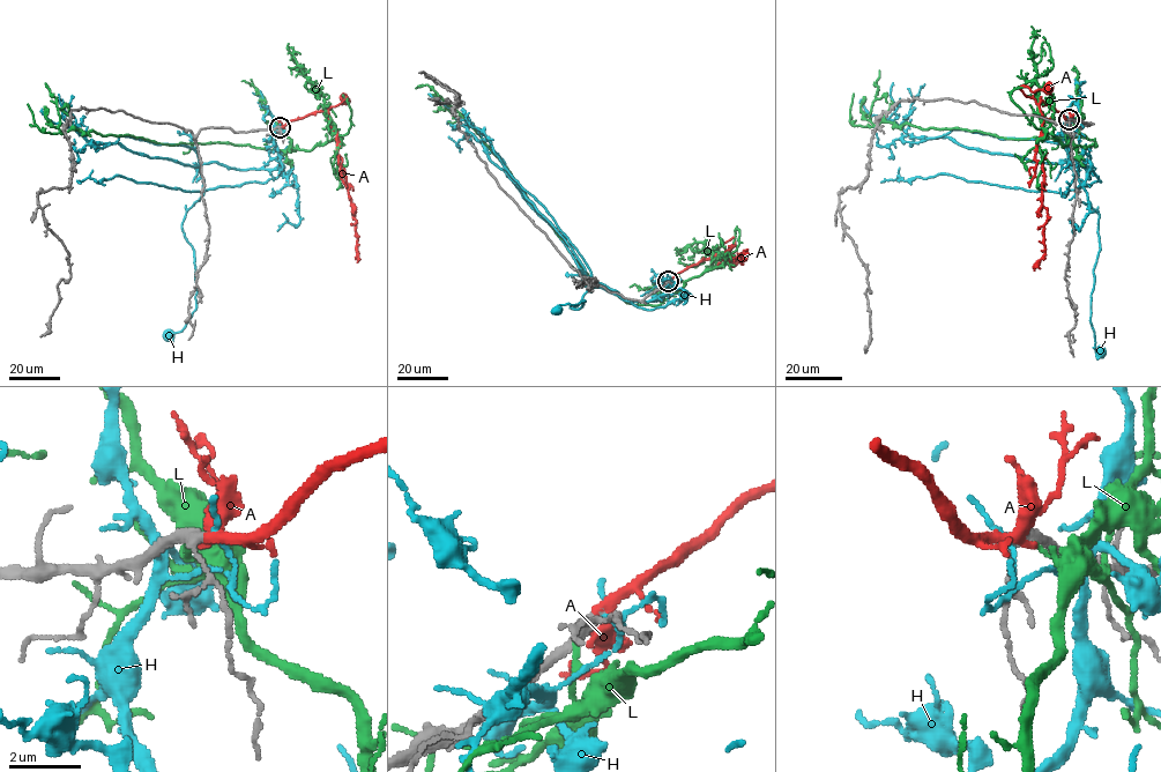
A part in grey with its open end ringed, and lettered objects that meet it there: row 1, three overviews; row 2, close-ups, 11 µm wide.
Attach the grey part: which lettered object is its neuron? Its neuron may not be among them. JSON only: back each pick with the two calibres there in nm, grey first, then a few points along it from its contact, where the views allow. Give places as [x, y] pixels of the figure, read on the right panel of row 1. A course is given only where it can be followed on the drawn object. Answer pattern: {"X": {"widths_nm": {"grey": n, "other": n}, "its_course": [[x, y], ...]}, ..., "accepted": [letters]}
{"A": {"widths_nm": {"grey": 260, "other": 200}, "its_course": [[1069, 119], [1046, 102], [1037, 104], [1020, 88], [1048, 89]]}, "accepted": ["A"]}

